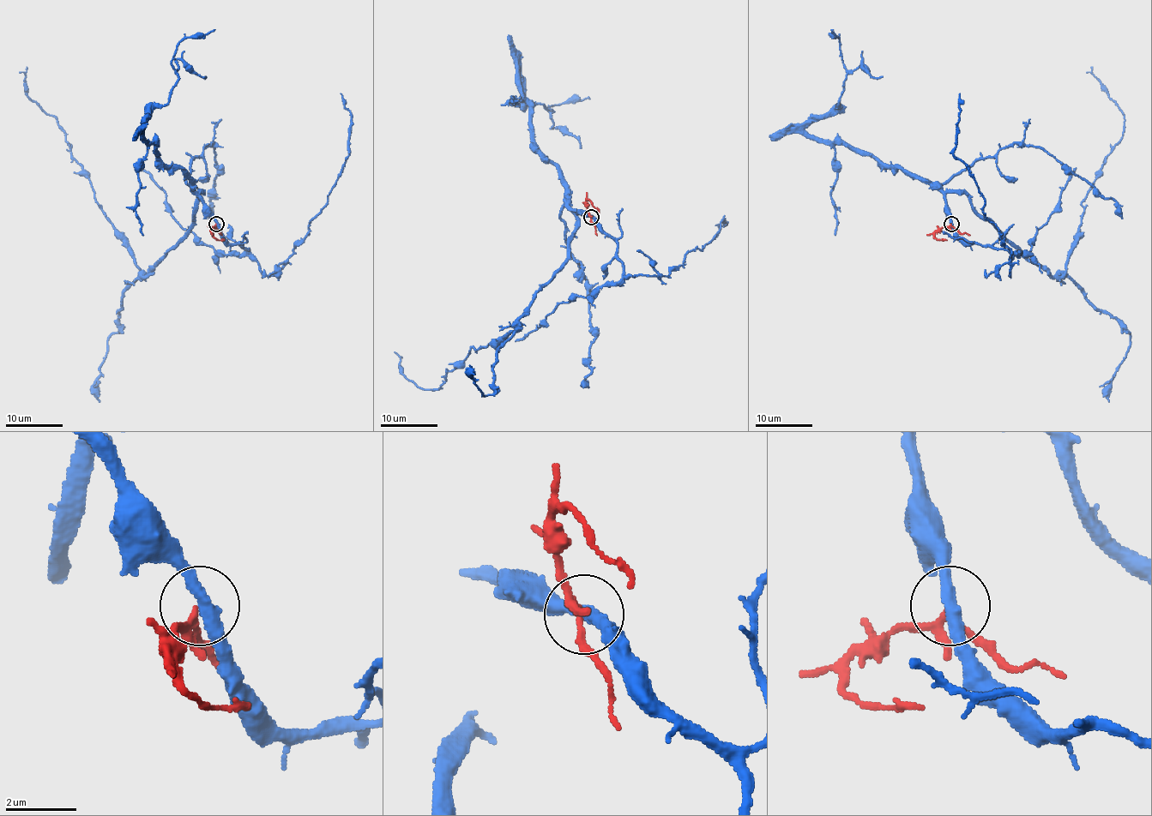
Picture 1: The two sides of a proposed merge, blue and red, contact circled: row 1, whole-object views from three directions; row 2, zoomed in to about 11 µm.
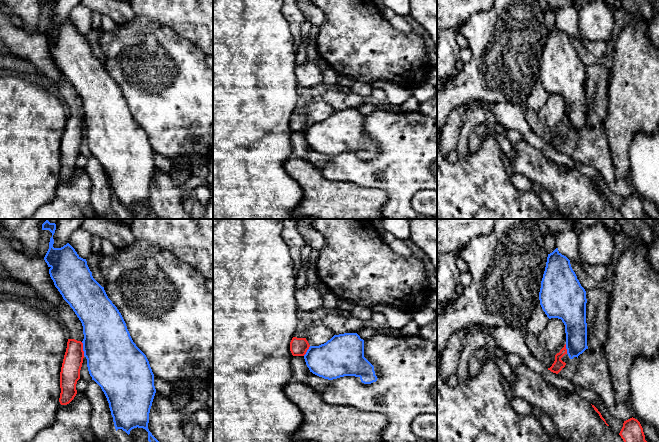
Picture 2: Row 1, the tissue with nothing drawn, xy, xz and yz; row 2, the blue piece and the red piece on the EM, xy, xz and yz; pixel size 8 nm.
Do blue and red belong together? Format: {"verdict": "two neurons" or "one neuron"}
{"verdict": "two neurons"}

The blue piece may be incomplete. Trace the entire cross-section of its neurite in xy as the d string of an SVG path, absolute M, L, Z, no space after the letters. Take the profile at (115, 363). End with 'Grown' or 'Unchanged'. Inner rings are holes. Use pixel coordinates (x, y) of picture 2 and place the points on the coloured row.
M46 219L42 230L52 233L49 249L44 257L50 268L50 277L82 323L83 351L88 371L107 398L116 431L122 429L129 435L132 429L143 428L148 432L149 442L159 442L148 429L156 389L154 374L146 355L133 342L121 313L108 298L104 287L93 278L86 259L81 258L69 243L61 248L53 247L55 223Z. Unchanged

